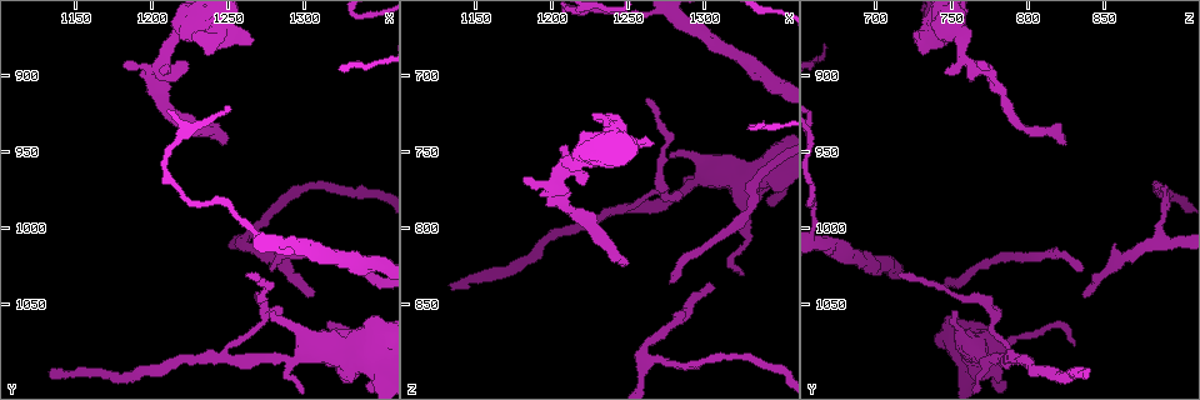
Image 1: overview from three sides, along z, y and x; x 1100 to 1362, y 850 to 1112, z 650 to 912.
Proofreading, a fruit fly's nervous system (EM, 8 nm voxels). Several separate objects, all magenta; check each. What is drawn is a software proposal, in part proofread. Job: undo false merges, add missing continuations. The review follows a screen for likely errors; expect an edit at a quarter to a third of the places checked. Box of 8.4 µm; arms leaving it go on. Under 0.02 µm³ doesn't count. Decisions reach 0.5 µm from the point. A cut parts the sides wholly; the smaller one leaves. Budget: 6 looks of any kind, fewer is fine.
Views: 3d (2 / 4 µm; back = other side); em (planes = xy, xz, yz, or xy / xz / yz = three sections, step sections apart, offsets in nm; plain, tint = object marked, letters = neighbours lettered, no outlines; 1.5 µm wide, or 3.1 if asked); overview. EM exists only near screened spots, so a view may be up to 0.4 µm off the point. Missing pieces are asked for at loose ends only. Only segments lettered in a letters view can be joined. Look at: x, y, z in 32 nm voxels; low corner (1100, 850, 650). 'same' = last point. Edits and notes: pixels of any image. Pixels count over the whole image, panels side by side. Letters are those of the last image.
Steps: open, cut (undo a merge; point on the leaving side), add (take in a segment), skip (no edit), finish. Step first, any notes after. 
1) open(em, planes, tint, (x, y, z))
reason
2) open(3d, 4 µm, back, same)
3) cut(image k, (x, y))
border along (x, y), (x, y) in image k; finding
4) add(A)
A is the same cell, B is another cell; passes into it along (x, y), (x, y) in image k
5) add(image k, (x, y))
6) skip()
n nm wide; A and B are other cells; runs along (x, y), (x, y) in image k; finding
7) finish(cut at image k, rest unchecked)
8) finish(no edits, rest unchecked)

open(3d, 4 µm, (1134, 1100, 838))

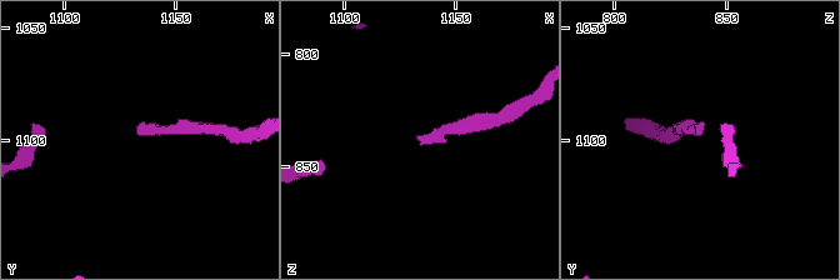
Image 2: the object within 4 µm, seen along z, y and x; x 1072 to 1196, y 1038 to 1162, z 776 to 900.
open(em, xy, step 8, tint, (1135, 1098, 837))
now the EM

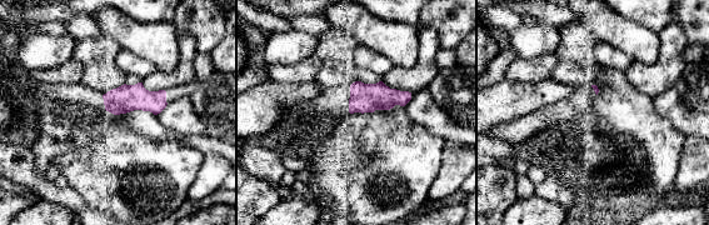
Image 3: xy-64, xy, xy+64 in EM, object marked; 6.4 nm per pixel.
open(em, planes, letters, same)

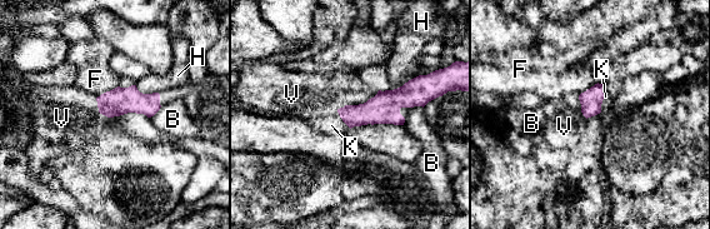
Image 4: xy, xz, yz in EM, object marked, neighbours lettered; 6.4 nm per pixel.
add(K)
K is the same cell, B, F, H and V are other cells; the neuron continues

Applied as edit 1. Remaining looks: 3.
open(overview)
see it whole again

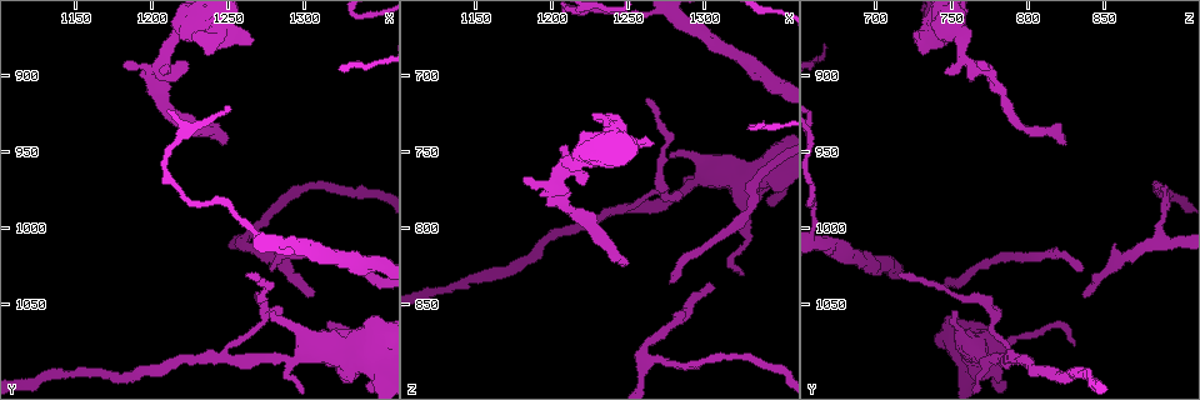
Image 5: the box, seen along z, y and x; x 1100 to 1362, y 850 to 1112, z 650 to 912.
open(3d, 4 µm, back, (1260, 1030, 716))
tapers out

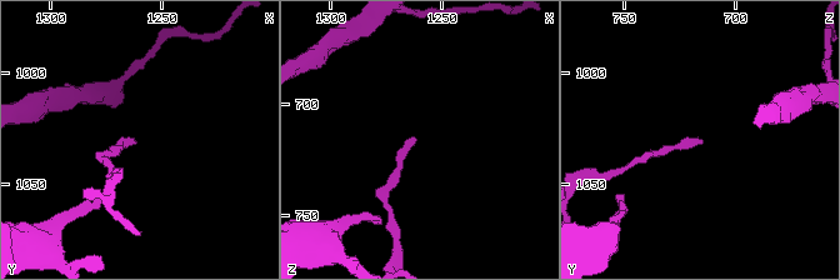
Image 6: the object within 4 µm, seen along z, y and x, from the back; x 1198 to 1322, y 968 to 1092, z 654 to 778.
open(em, planes, letters, (1261, 1031, 716))

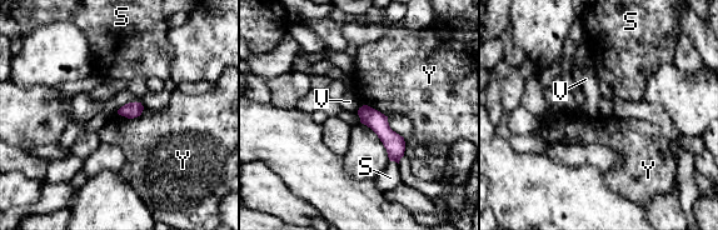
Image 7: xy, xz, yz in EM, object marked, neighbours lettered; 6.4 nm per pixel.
skip()
S, V and Y are other cells; border along (359, 106), (357, 111) in image 7; no lettered segment goes on from it

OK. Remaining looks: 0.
finish(add at image 4, rest unchecked)

